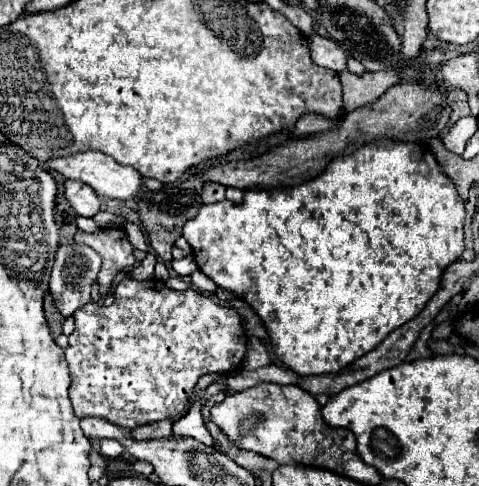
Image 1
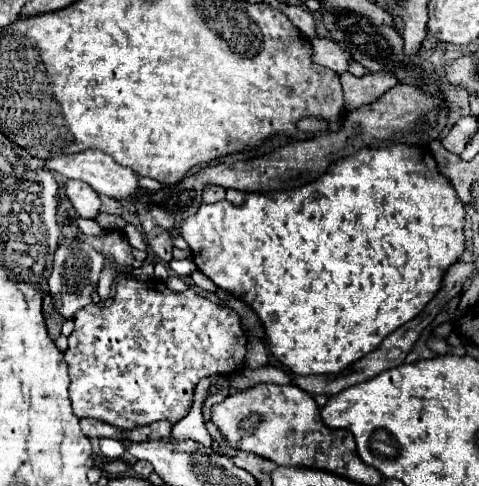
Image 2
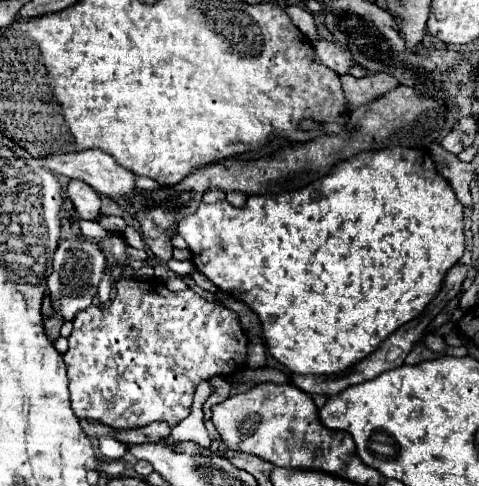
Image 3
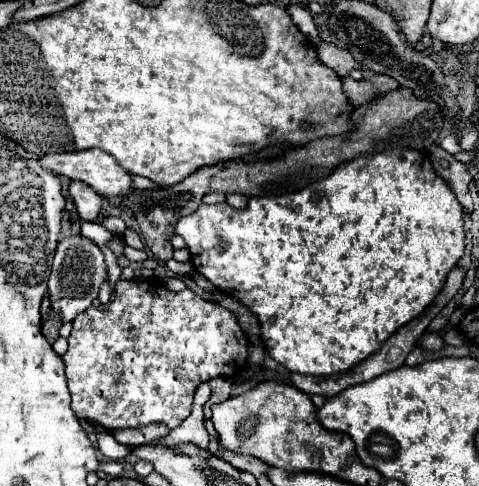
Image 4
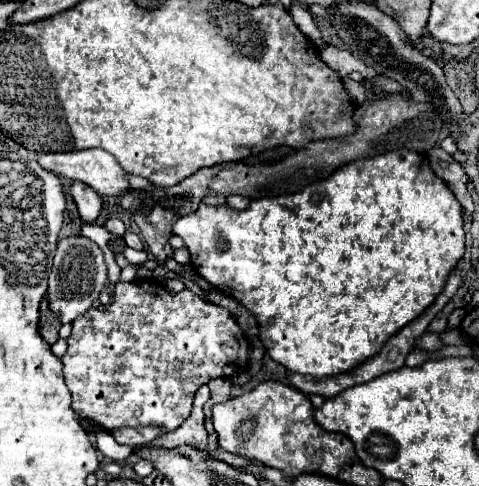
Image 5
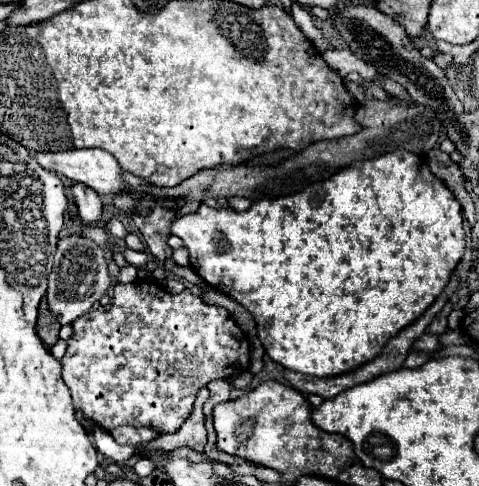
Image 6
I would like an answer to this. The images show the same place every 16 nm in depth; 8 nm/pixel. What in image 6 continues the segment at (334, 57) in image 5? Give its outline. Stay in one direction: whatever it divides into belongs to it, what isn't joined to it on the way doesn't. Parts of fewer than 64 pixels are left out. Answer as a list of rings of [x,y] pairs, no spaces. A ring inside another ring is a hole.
[[[328,48],[328,50],[324,50],[320,56],[322,56],[322,60],[324,60],[326,64],[330,64],[330,68],[336,70],[342,78],[344,78],[346,74],[350,74],[350,72],[358,72],[364,80],[376,80],[376,78],[380,78],[380,74],[374,70],[374,66],[370,66],[370,64],[366,64],[364,60],[356,58],[350,50]]]

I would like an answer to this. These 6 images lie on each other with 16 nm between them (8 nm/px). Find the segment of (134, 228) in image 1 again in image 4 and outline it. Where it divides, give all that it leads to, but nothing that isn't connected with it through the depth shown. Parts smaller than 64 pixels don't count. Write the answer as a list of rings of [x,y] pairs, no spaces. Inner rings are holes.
[[[127,228],[124,232],[123,239],[126,243],[126,245],[138,249],[138,250],[144,250],[145,249],[145,244],[141,240],[140,236],[138,233],[136,233],[134,230],[131,228]]]

